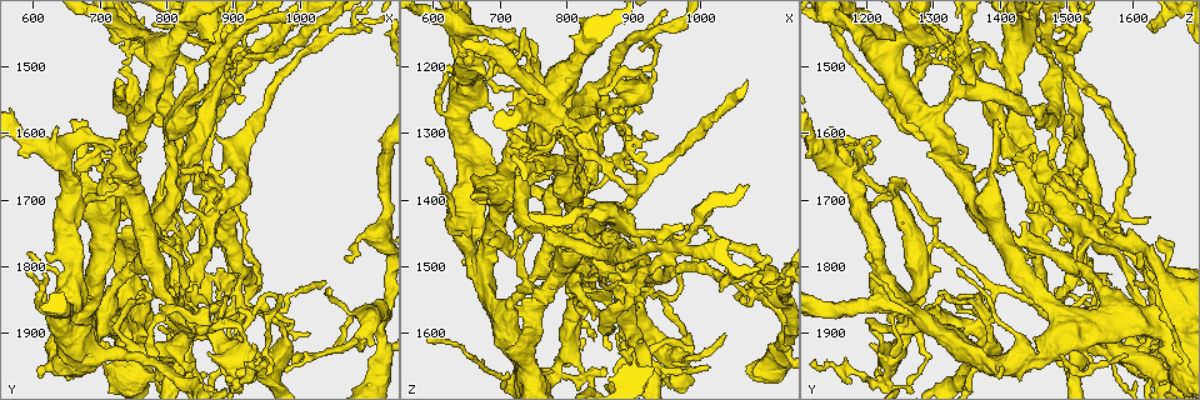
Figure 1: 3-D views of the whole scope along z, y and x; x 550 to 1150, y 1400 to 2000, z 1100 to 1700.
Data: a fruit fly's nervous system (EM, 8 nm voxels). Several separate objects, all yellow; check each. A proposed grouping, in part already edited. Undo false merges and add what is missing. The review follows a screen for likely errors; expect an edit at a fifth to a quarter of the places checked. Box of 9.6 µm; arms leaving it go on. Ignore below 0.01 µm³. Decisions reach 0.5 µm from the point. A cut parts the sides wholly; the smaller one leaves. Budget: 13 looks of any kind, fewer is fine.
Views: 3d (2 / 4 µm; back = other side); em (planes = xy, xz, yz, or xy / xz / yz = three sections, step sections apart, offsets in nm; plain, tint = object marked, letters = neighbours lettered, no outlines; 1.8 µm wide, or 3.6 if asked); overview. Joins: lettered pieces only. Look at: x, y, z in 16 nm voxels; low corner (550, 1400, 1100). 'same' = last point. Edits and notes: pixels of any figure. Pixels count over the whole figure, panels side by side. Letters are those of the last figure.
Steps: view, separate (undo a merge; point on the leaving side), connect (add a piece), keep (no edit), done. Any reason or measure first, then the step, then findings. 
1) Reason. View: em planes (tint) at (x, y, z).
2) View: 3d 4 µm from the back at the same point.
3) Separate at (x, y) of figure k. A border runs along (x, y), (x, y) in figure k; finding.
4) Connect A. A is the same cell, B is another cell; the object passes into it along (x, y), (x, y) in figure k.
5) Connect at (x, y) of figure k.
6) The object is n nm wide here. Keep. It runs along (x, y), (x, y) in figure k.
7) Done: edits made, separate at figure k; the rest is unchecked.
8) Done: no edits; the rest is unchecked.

A narrow waist. View: em planes (letters) at (930, 1485, 1470).

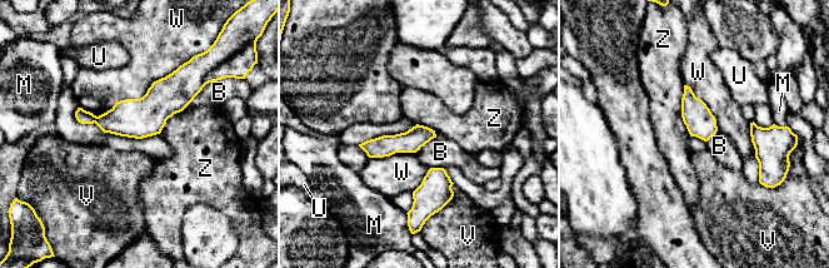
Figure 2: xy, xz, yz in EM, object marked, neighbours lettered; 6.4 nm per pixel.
Keep. B, M, U, V, W and Z are other cells; a border runs along (683, 85), (682, 120), (690, 135) in figure 2; all the same neuron.

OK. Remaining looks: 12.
Touches itself. View: em planes (letters) at (905, 1475, 1320).

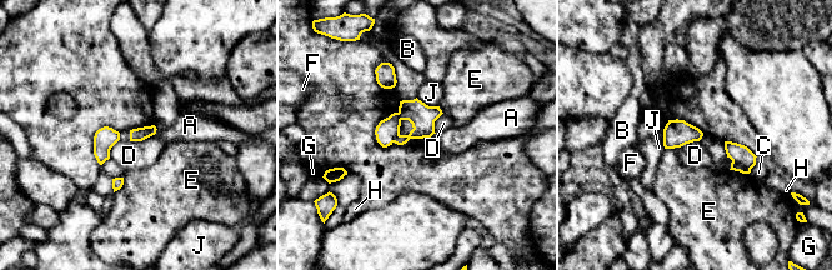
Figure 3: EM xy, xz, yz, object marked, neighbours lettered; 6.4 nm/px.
Keep. A, B, C, D, E, F, G, H and J are other cells; one neuron here.

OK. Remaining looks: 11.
Tapers out. View: 3d 2 µm at (880, 1440, 1635).

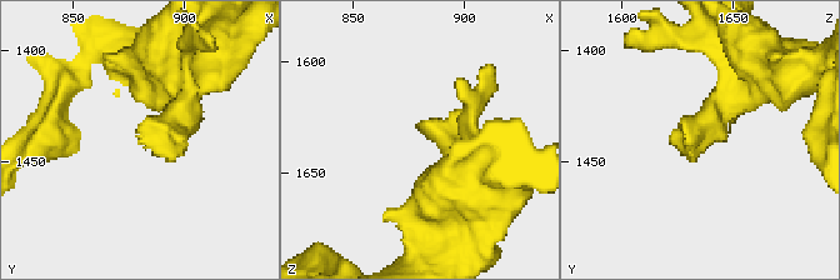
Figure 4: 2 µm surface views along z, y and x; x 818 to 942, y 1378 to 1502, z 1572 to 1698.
Now the EM. View: em yz step 8 (letters) at (879, 1441, 1630).

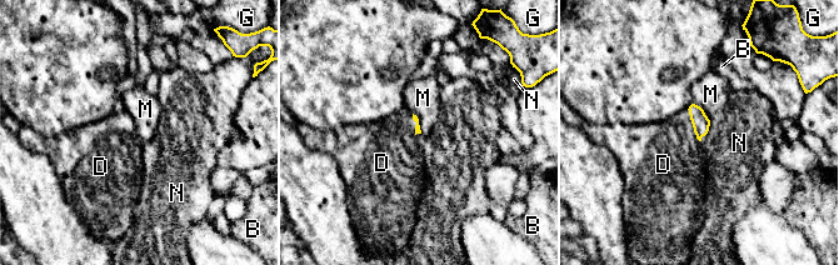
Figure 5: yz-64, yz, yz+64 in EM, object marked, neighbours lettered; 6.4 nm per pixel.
Connect D. D is the same cell, B, G, M and N are other cells; the object passes into it along (700, 123), (697, 136), (667, 161) in figure 5; the neuron continues.

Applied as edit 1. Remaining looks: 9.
Redraw. View: overview.

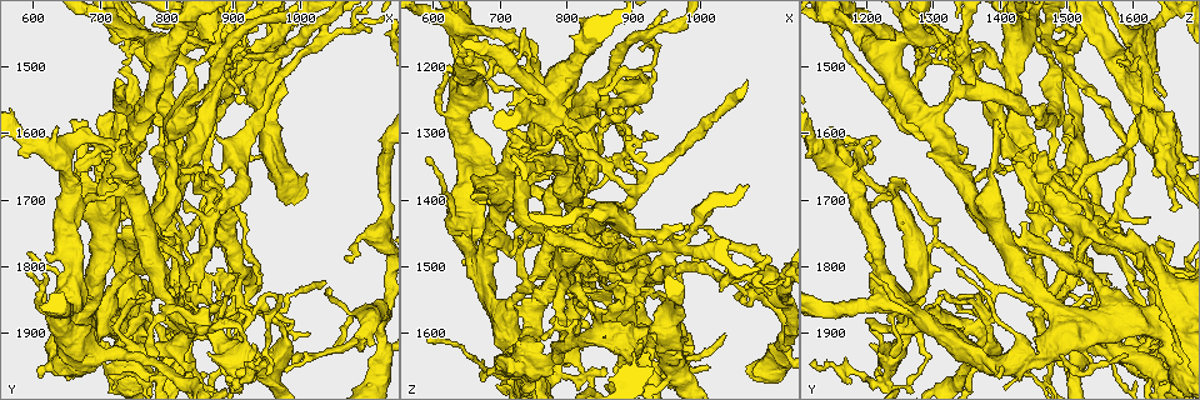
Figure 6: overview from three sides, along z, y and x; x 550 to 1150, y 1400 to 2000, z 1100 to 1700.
Thick turns thin. View: 3d 4 µm at (705, 1880, 1575).

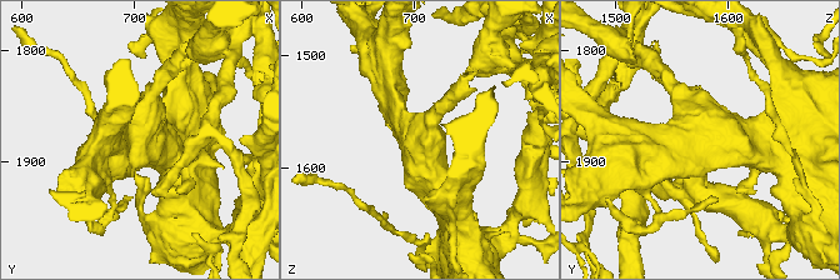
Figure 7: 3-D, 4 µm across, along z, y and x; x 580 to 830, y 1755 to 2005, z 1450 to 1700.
Now the EM. View: em 3.6 µm planes (tint) at (700, 1880, 1576).

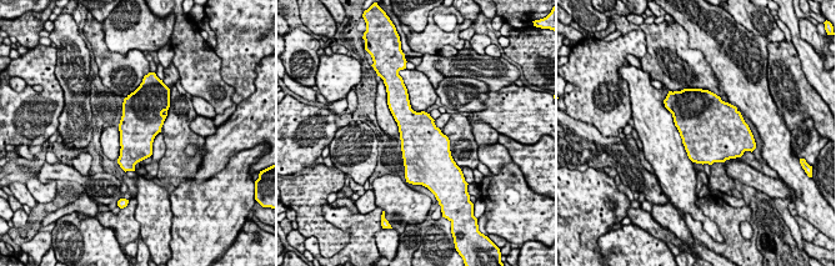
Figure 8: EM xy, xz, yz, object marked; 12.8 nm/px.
See the neighbours. View: em 3.6 µm planes (letters) at the same point.

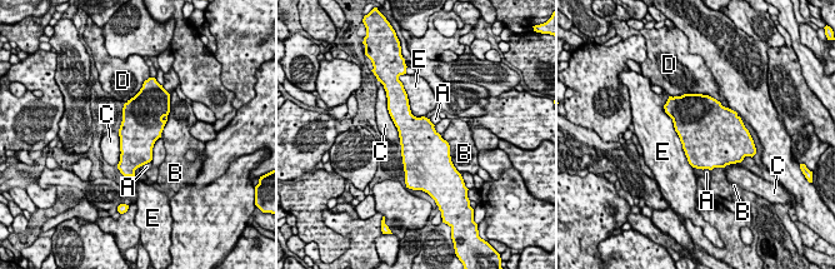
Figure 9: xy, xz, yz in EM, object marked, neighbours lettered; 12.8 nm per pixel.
Keep. A, B, C, D and E are other cells; one neuron here.

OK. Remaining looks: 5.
Small branch off a trunk. View: 3d 2 µm at (815, 1920, 1555).

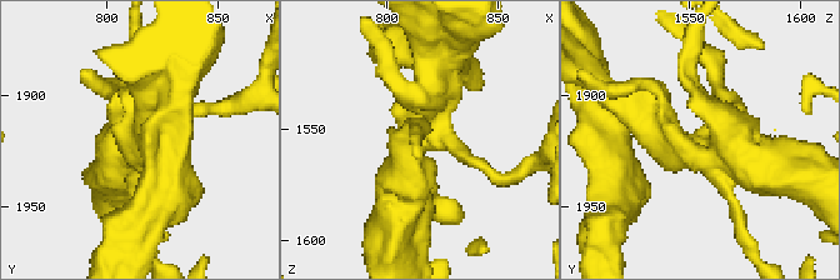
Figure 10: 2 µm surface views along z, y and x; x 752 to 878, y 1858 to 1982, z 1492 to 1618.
Shape alone is not enough. View: em yz step 16 (letters) at (819, 1924, 1557).

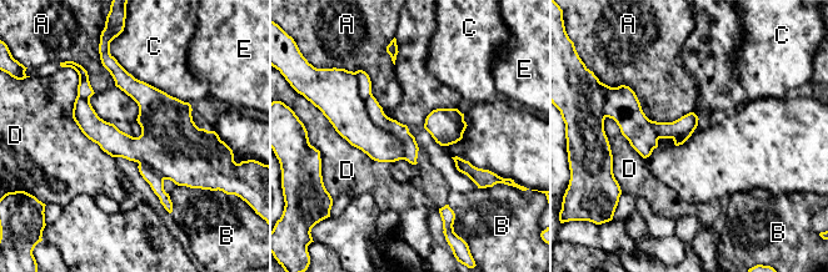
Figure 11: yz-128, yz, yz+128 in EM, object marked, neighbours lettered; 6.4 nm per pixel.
View: em planes (letters) at the same point.

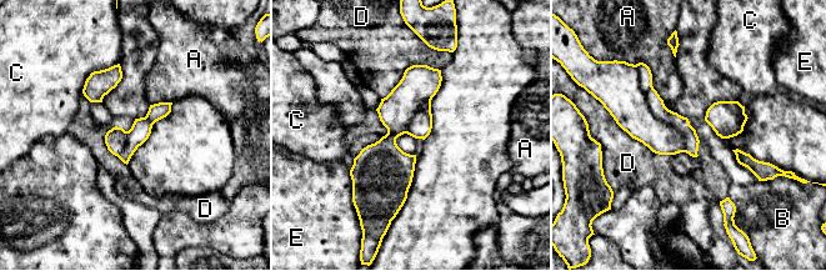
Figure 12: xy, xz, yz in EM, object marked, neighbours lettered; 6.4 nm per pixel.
Keep. A, B, C, D and E are other cells; it runs along (168, 105), (126, 142), (110, 146) in figure 12; all the same neuron.

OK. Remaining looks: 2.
Done: edits made, connect at figure 5; the rest is unchecked.

